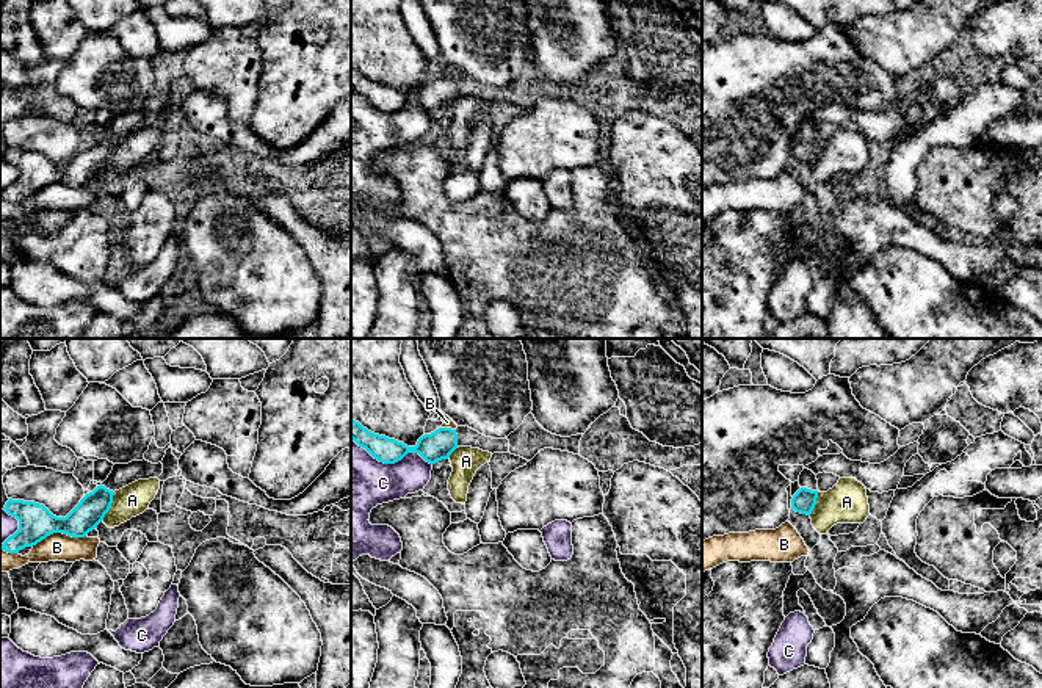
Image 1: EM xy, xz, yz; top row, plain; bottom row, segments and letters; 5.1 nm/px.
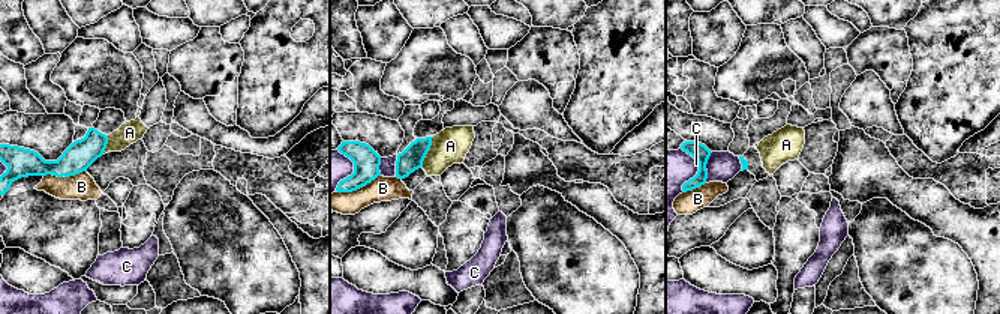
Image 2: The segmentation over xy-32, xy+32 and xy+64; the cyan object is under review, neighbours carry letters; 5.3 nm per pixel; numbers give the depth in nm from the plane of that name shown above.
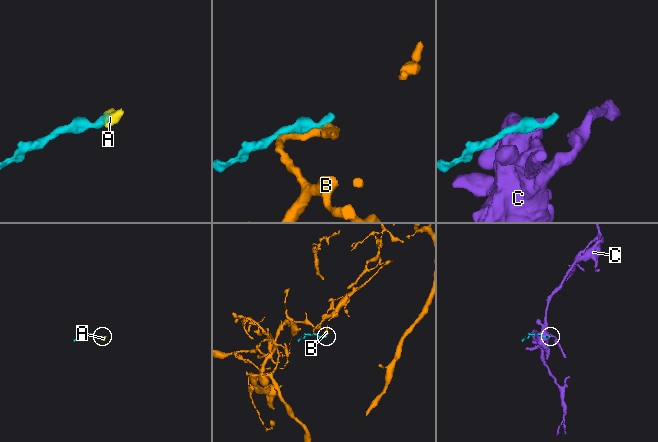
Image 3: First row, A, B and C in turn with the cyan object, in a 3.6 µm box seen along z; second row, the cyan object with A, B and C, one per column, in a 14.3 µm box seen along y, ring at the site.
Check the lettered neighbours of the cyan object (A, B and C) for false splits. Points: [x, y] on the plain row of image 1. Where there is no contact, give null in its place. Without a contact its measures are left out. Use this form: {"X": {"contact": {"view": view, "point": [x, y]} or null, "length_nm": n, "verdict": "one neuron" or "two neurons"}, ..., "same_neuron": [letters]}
{"A": {"contact": {"view": "xy", "point": [110, 155]}, "length_nm": 170, "verdict": "two neurons"}, "B": {"contact": {"view": "xy", "point": [58, 181]}, "length_nm": 280, "verdict": "two neurons"}, "C": {"contact": {"view": "xz", "point": [392, 112]}, "length_nm": 440, "verdict": "two neurons"}, "same_neuron": []}

